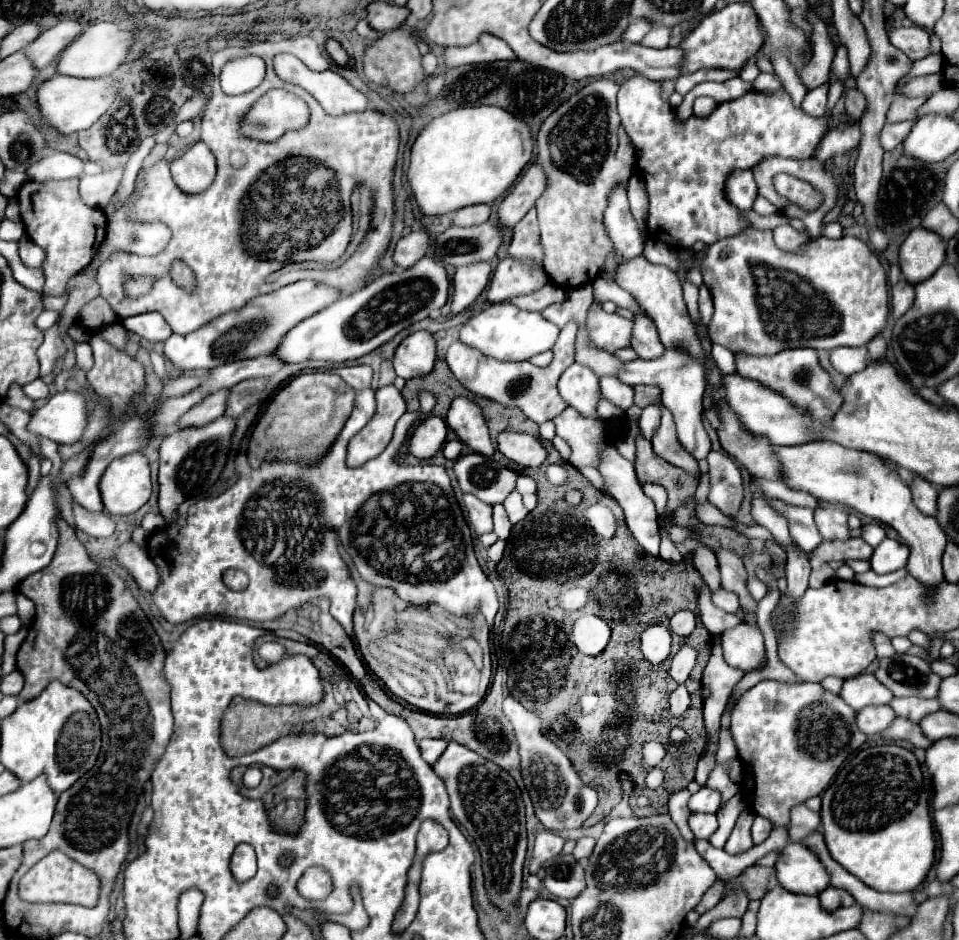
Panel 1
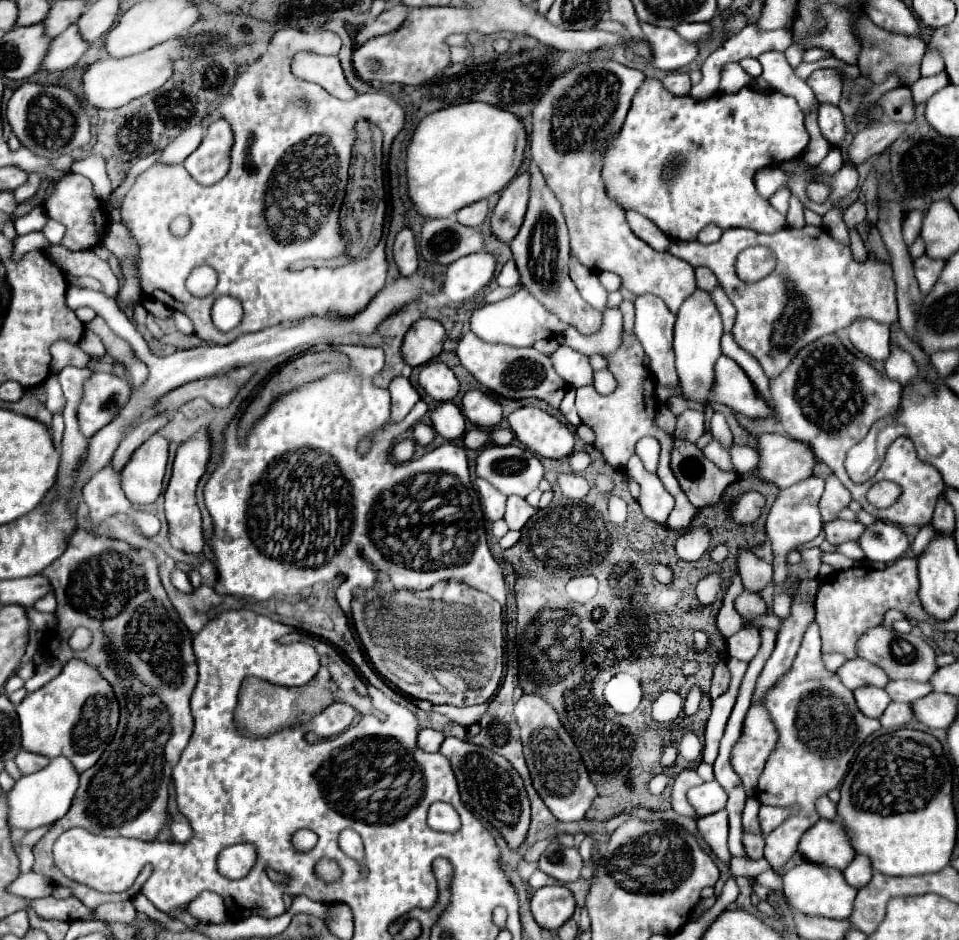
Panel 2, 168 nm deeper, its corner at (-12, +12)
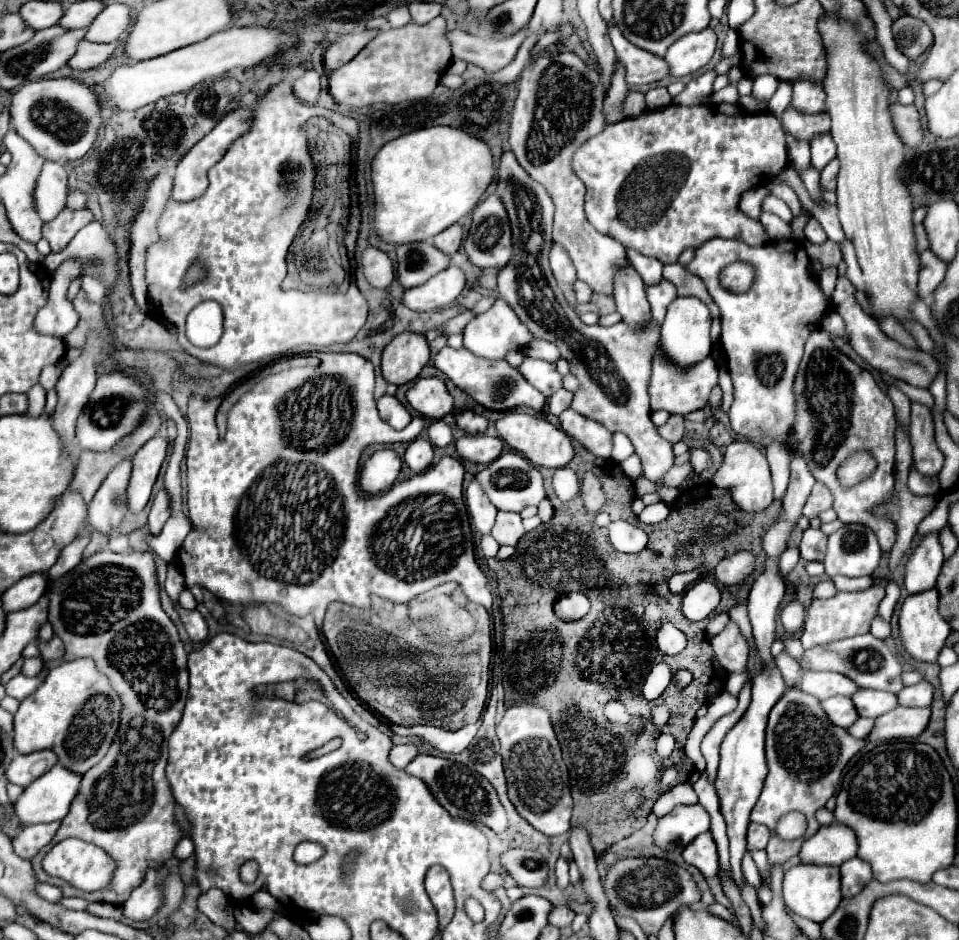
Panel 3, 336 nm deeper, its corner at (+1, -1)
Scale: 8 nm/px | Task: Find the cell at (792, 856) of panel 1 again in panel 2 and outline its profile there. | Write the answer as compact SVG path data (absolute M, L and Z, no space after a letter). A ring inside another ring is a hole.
M819 819L807 831L807 835L801 837L799 853L807 861L825 867L835 867L841 871L855 857L855 849L851 847L847 829L843 829L841 821L827 821L827 819Z

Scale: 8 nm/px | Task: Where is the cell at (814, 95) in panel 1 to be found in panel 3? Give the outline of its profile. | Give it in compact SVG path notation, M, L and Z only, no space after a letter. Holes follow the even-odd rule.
M830 132L816 134L810 140L810 150L812 150L812 166L818 170L822 170L832 158L836 158L836 144L834 144Z

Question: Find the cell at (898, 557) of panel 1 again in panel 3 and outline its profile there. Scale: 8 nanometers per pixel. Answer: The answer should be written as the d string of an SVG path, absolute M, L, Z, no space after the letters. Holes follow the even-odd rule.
M842 526L842 530L834 532L828 538L828 552L824 558L824 566L826 566L826 574L828 576L870 576L882 558L882 548L874 536L874 532L866 526Z

